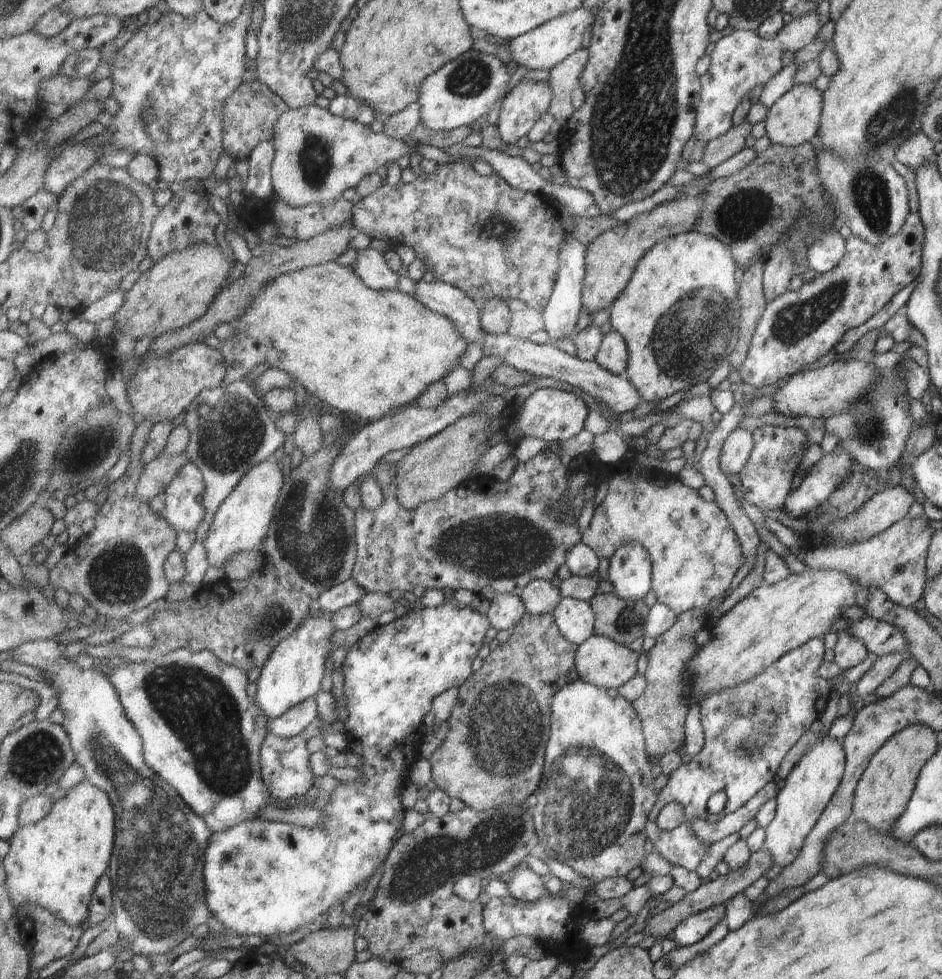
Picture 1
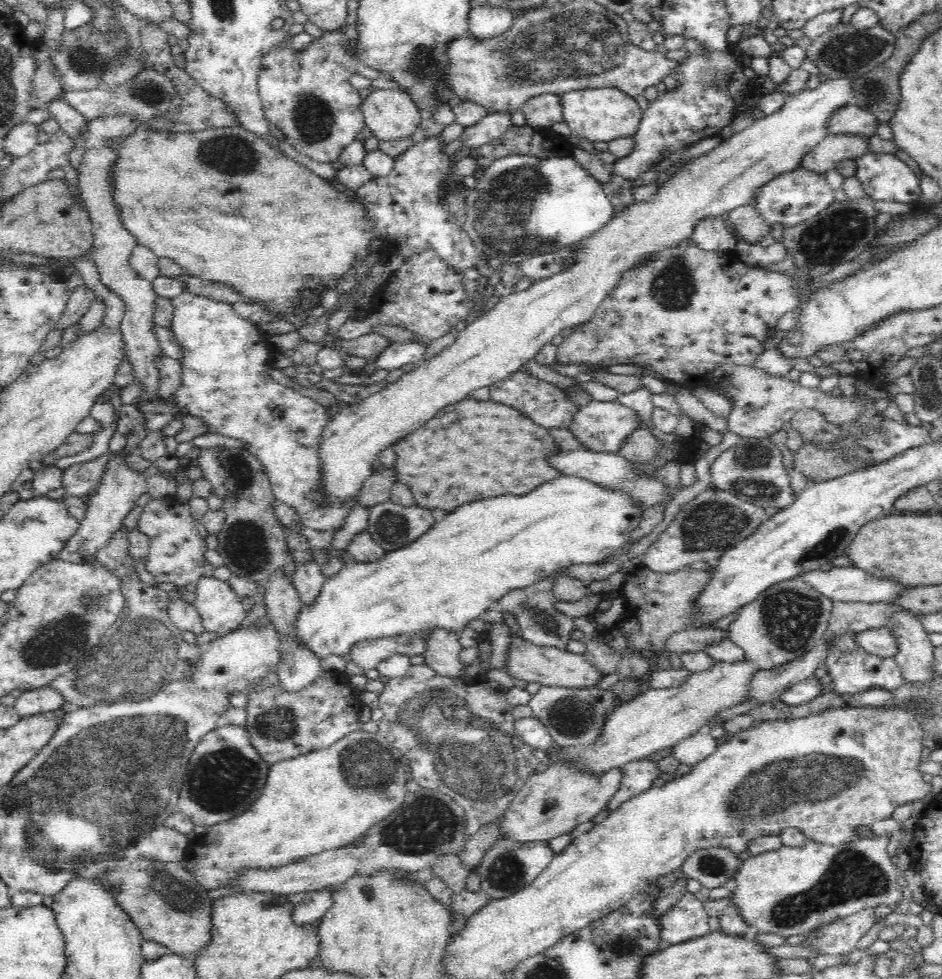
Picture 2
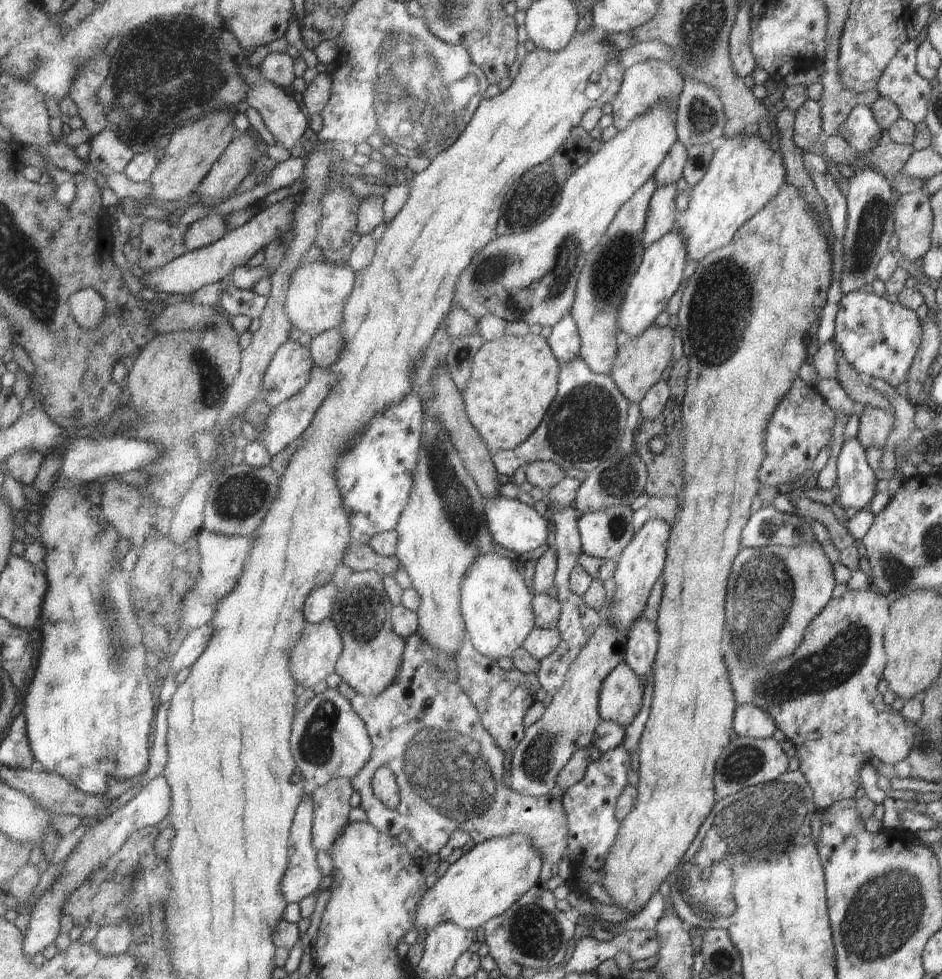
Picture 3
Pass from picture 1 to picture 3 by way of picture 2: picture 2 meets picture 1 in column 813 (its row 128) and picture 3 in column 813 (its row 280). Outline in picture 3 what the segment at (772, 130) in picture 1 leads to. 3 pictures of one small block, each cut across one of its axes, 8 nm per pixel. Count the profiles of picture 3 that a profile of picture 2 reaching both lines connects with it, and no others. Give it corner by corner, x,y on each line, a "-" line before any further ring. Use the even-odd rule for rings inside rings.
807,99
794,111
792,132
792,142
801,151
807,151
817,144
821,135
820,106
817,102

